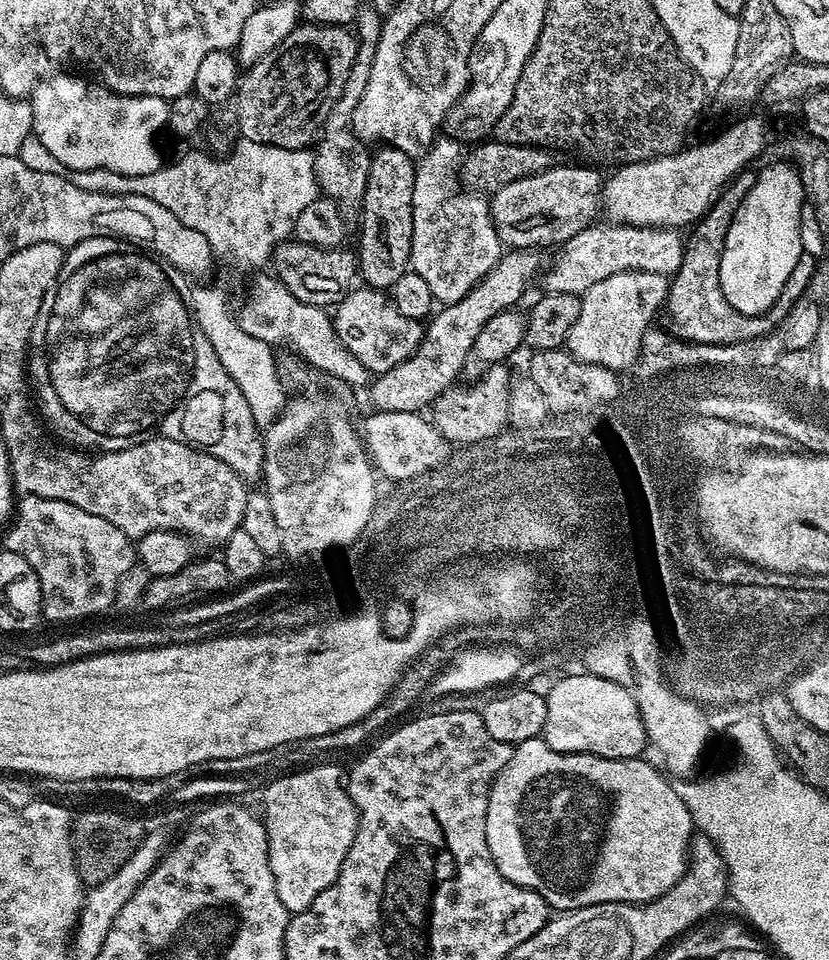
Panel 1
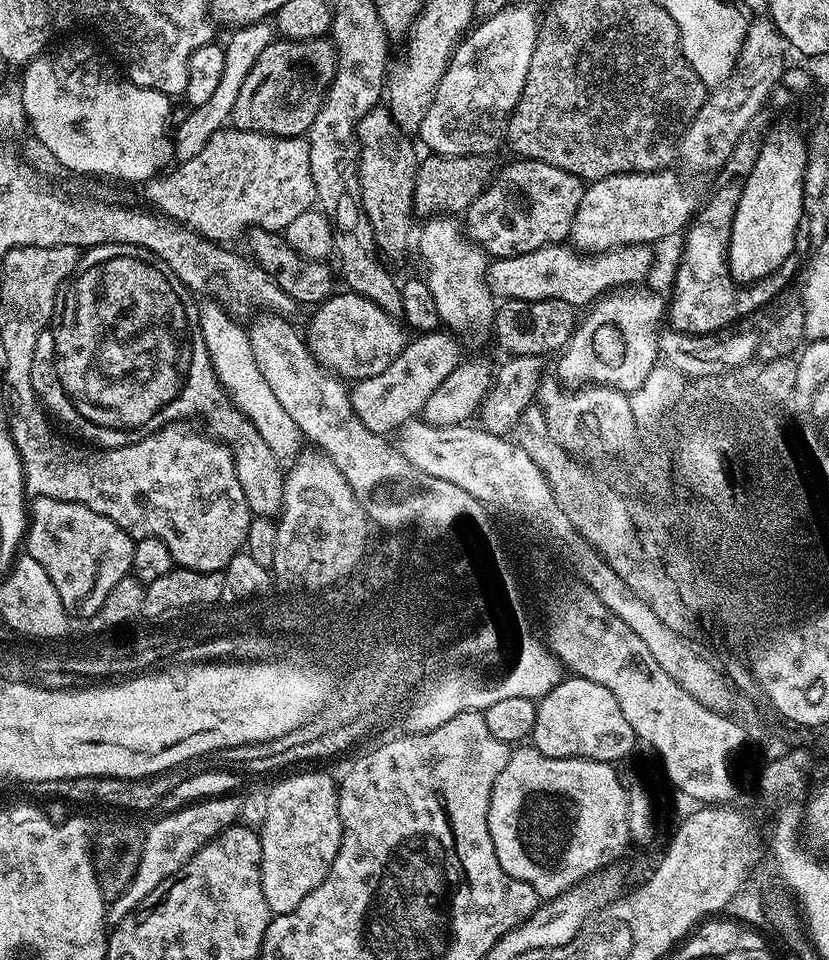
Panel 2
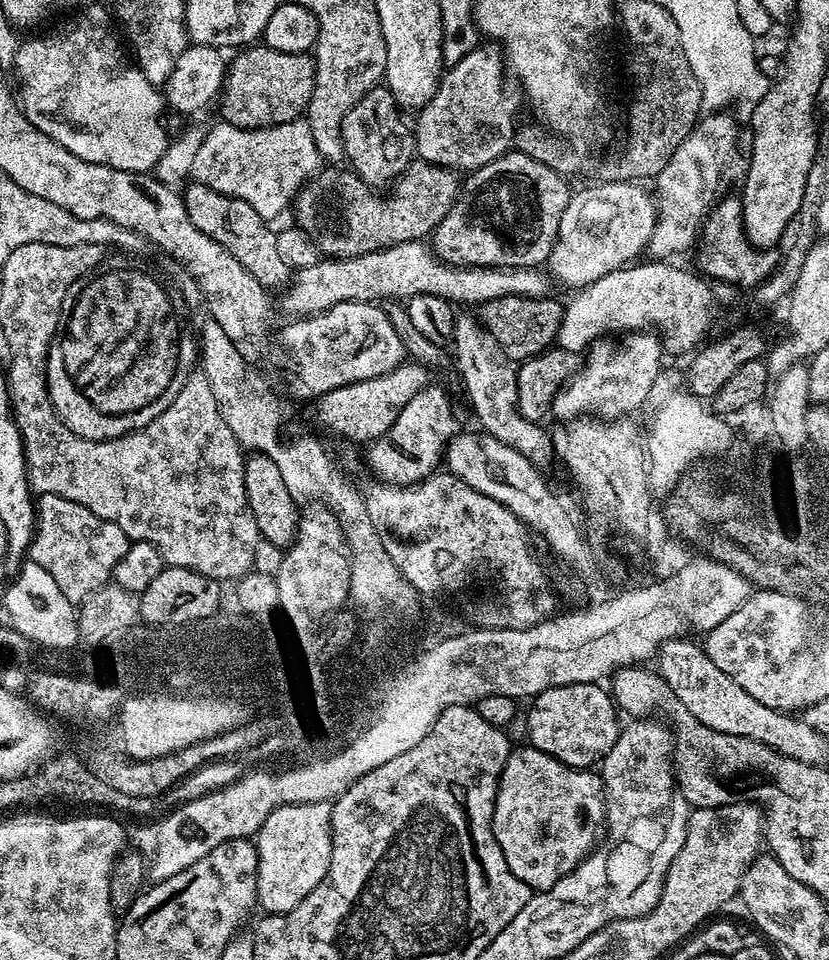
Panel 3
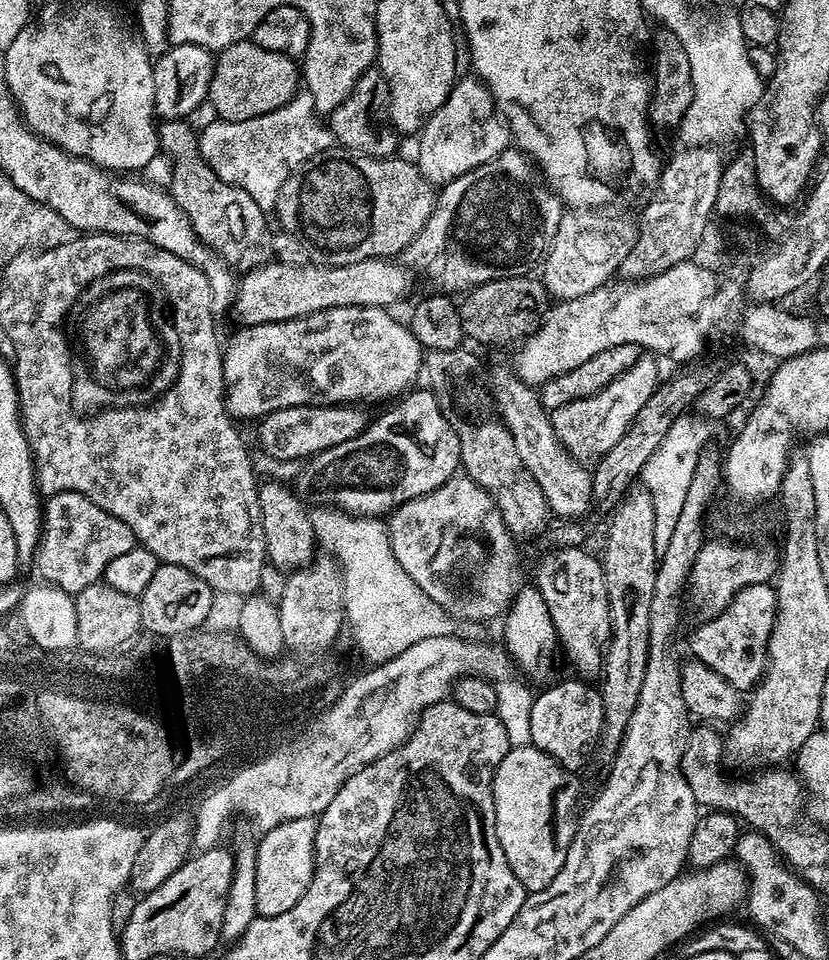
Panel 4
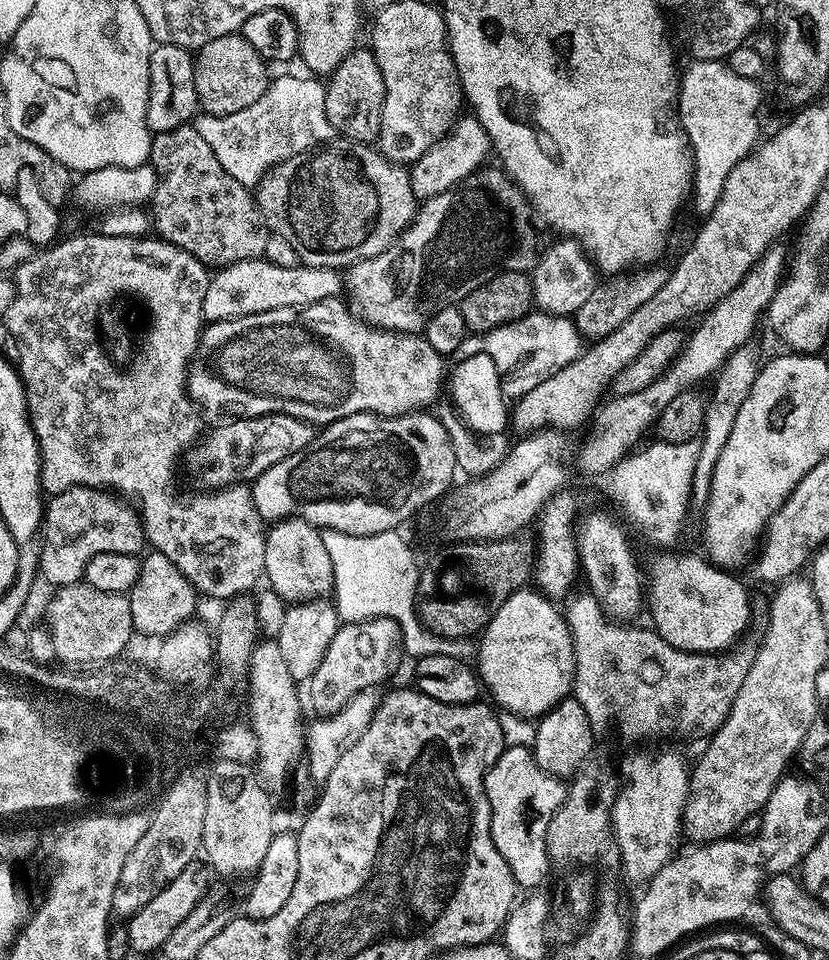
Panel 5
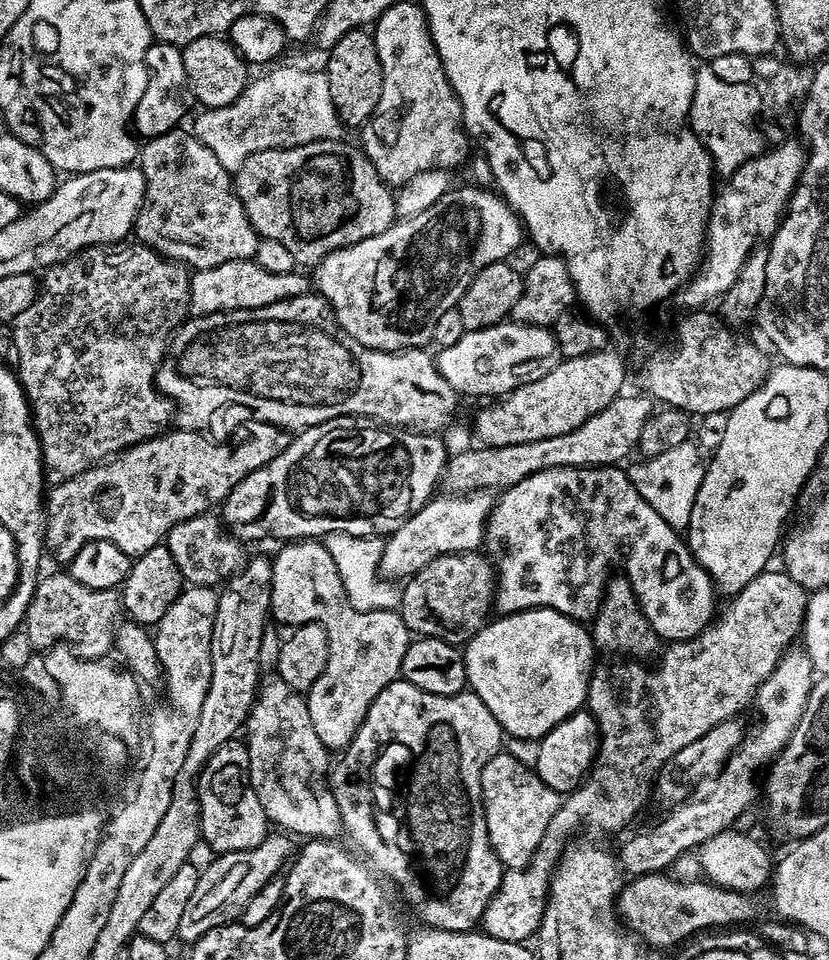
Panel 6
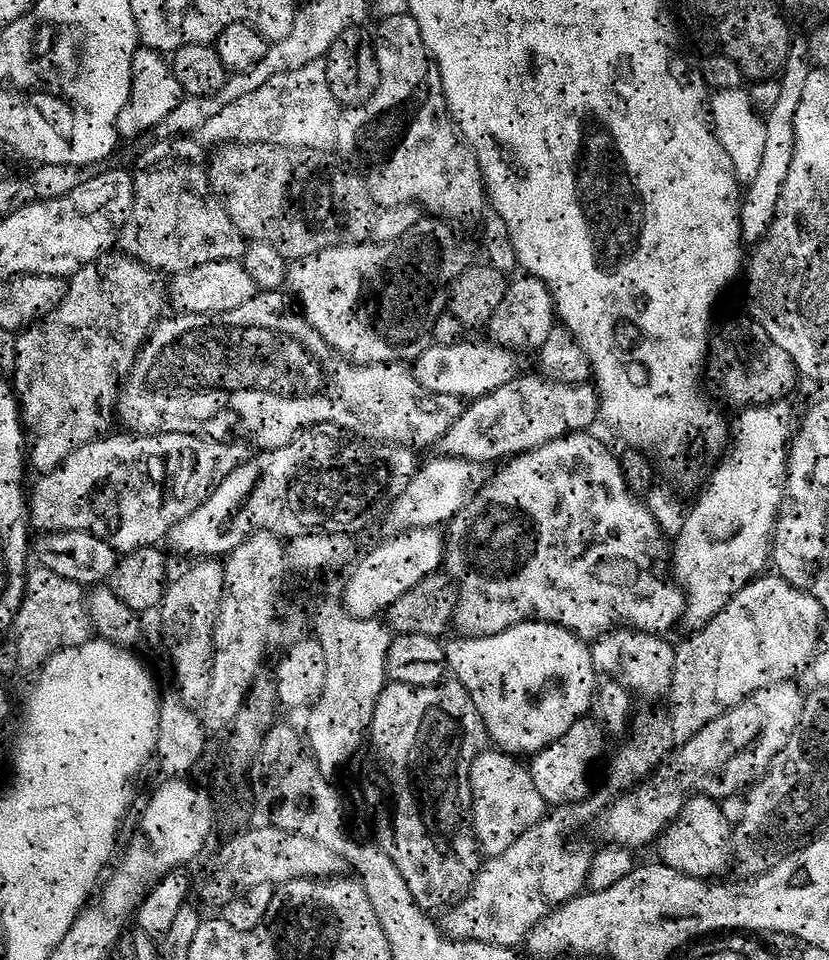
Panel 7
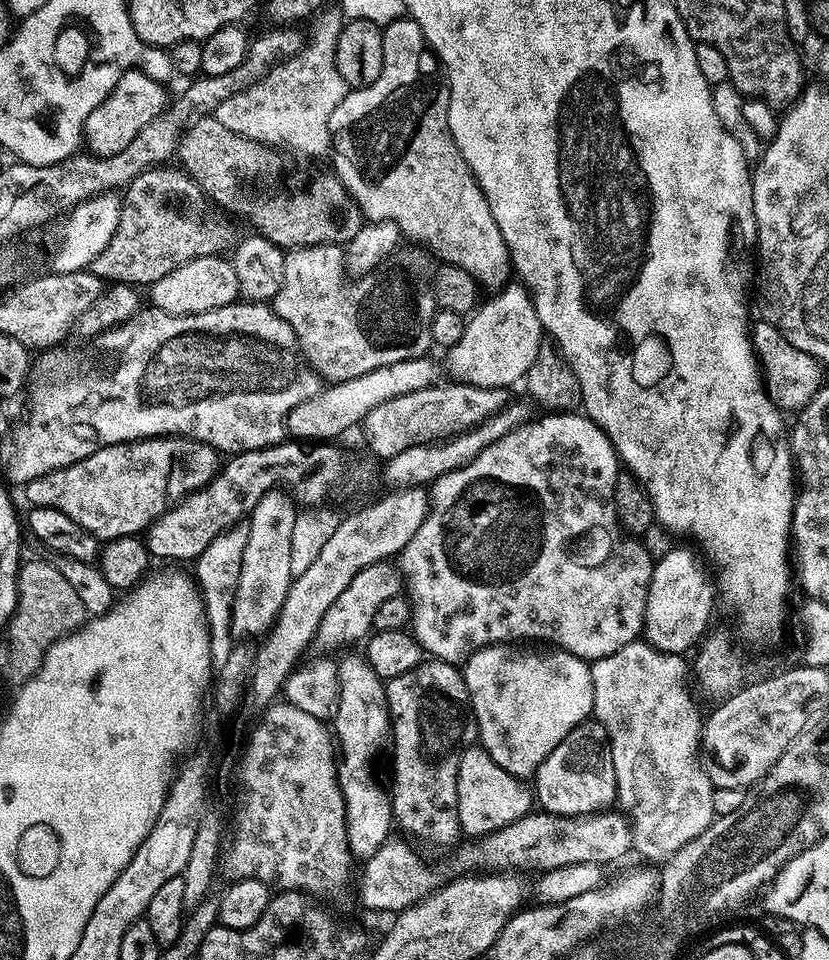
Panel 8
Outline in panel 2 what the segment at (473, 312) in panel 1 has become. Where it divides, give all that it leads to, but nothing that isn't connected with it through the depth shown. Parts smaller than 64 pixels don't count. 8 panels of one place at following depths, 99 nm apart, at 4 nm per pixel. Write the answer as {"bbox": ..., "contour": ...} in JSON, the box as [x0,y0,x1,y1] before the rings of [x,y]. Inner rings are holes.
{"bbox":[351,330,462,436],"contour":[[[448,330],[413,335],[405,343],[402,354],[398,354],[398,358],[394,358],[382,374],[374,374],[374,378],[358,380],[351,385],[352,405],[358,418],[362,418],[362,423],[366,425],[366,430],[388,436],[423,413],[430,394],[446,382],[450,370],[458,367],[462,359],[460,344],[452,336],[455,335]]]}

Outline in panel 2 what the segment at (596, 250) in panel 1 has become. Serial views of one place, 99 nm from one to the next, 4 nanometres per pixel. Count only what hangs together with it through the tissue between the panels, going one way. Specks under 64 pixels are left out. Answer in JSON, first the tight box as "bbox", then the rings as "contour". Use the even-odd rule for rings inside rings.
{"bbox":[488,242,653,310],"contour":[[[564,242],[547,244],[526,254],[493,259],[488,266],[488,285],[493,296],[504,300],[557,300],[580,310],[613,290],[643,285],[647,281],[644,279],[652,272],[652,251],[653,249],[647,244],[628,244],[624,248],[611,248],[605,252],[585,254]]]}

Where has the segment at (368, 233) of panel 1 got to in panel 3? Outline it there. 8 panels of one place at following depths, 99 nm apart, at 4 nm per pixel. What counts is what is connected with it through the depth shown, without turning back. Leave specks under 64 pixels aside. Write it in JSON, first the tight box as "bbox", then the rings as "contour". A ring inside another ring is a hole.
{"bbox":[342,86,414,186],"contour":[[[386,86],[371,88],[354,106],[350,114],[342,118],[342,142],[344,143],[345,161],[349,160],[351,171],[361,176],[370,186],[376,184],[391,185],[395,182],[414,159],[414,140],[410,128],[404,125],[402,109],[397,104],[394,94]]]}

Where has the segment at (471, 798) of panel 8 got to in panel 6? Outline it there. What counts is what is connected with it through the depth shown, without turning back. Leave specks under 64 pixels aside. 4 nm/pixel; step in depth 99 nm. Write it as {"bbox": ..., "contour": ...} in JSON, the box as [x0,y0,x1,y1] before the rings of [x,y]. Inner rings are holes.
{"bbox":[480,750,562,869],"contour":[[[505,750],[491,756],[480,774],[480,800],[484,804],[484,818],[486,830],[488,831],[488,844],[496,852],[496,857],[500,859],[501,865],[505,869],[524,868],[532,858],[533,852],[537,849],[546,832],[546,826],[550,823],[550,818],[560,808],[562,801],[561,793],[550,790],[542,778],[538,778],[535,767],[528,767],[512,757]]]}

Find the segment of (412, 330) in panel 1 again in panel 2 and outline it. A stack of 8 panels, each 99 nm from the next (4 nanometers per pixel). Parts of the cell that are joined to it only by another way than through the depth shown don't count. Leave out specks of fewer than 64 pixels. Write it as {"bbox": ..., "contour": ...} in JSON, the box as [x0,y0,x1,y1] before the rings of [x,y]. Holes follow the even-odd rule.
{"bbox":[306,290,406,381],"contour":[[[351,290],[342,292],[333,294],[313,311],[316,313],[312,316],[308,332],[306,328],[308,349],[314,353],[319,364],[345,381],[374,378],[374,374],[382,374],[382,370],[386,370],[386,366],[390,366],[390,362],[402,354],[406,343],[405,329],[397,317],[366,297]]]}

